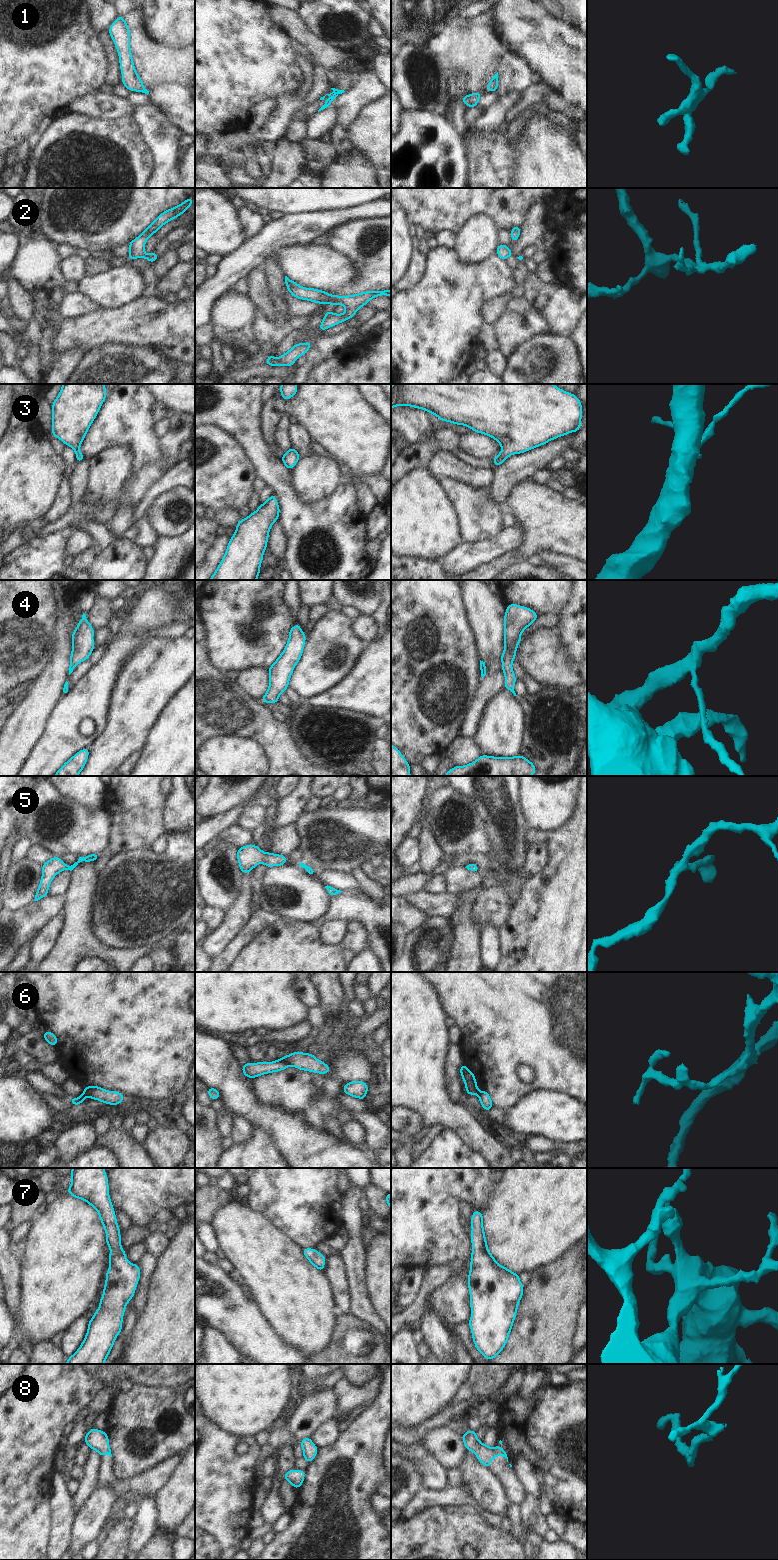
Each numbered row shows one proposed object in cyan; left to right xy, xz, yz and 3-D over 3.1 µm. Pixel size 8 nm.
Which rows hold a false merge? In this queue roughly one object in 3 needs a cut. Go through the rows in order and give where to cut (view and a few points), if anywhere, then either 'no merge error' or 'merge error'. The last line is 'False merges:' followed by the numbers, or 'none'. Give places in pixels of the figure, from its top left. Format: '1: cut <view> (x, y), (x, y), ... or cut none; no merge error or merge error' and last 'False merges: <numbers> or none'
1: cut none; no merge error
2: cut none; no merge error
3: cut none; no merge error
4: cut none; no merge error
5: cut none; no merge error
6: cut xz (278, 1059), (289, 1065); merge error
7: cut none; no merge error
8: cut none; no merge error
False merges: 6

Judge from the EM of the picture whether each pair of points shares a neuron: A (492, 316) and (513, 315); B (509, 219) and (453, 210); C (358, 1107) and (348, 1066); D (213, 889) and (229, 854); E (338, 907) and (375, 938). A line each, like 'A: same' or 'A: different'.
A: different
B: same
C: different
D: same
E: same

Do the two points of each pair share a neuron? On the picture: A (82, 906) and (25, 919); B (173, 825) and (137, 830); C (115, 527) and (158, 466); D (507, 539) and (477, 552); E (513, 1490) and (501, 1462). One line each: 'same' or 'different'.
A: different
B: different
C: different
D: same
E: same

